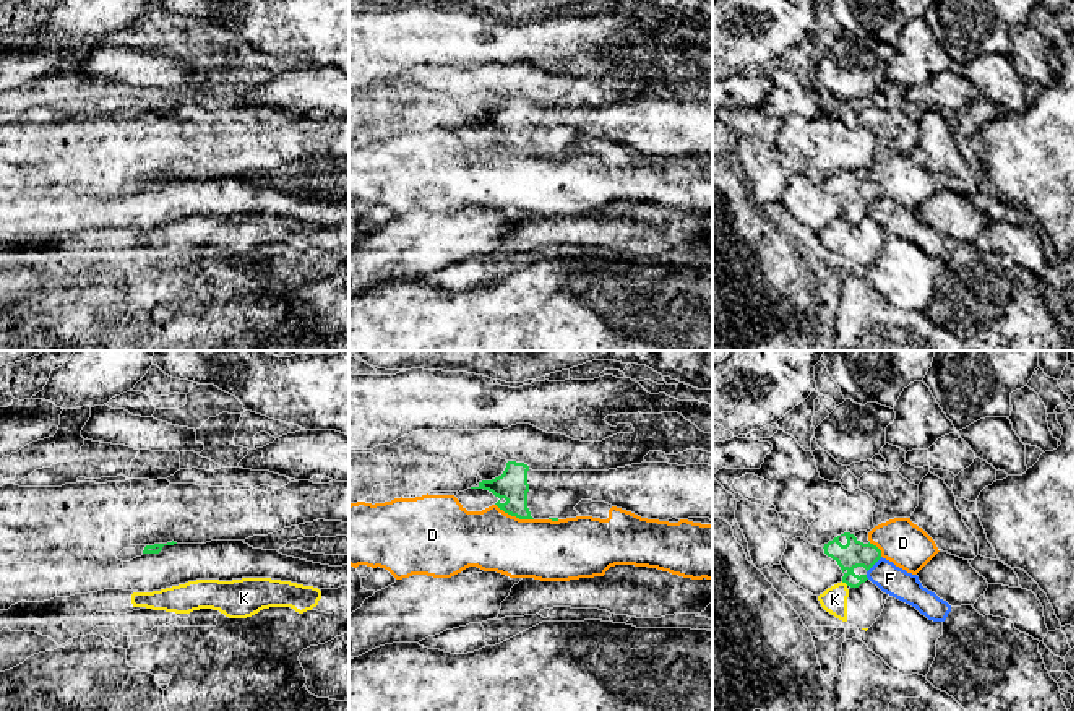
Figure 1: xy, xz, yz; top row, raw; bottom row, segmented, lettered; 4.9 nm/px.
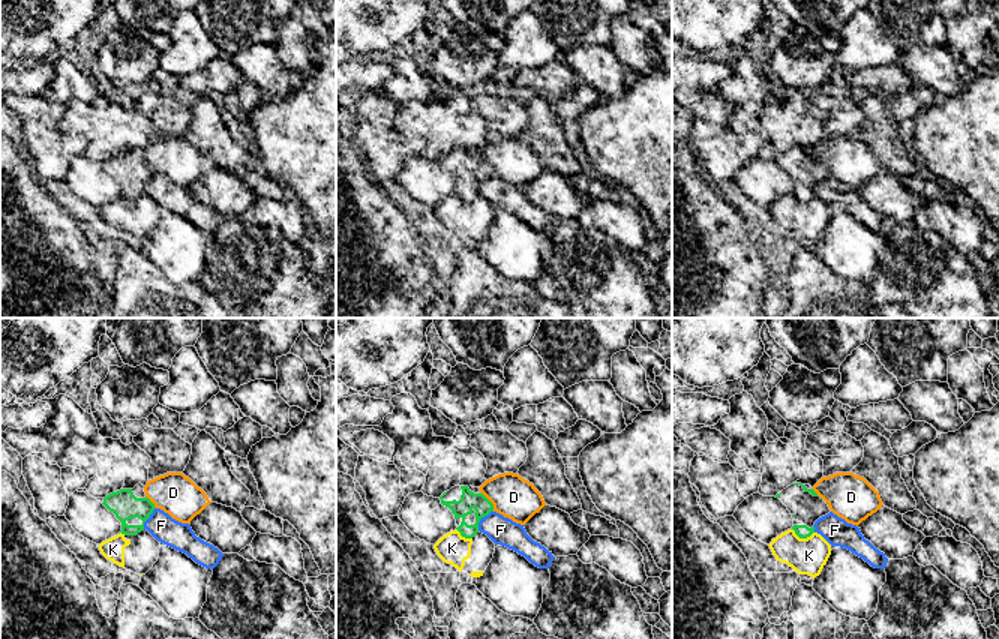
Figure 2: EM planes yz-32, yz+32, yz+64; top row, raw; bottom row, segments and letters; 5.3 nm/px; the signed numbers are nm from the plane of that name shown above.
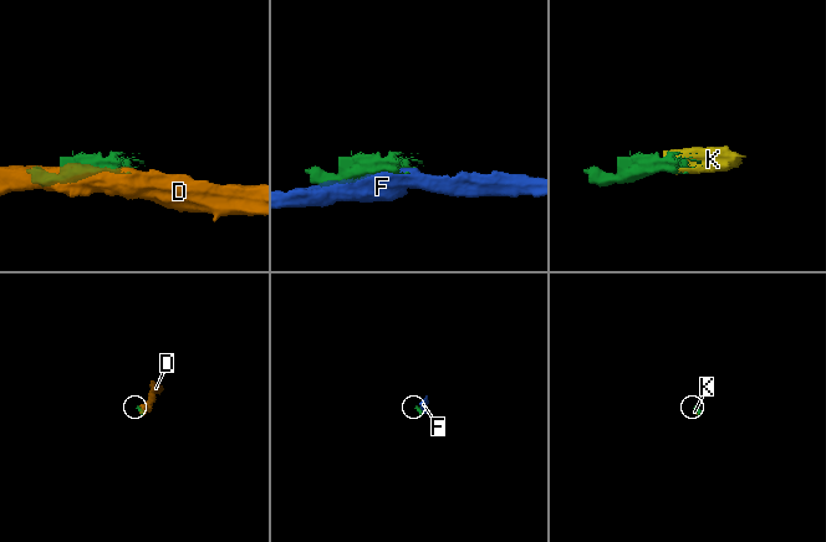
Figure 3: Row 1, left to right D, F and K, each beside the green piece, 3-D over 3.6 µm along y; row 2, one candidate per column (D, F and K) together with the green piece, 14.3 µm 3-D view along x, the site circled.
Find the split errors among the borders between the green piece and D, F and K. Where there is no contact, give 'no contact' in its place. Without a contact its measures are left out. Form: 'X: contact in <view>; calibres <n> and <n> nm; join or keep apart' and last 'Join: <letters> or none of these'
D: contact in xz; calibres 150 and 300 nm; keep apart
F: contact in yz; calibres 130 and 140 nm; keep apart
K: contact in yz; calibres 130 and 130 nm; keep apart
Join: none of these

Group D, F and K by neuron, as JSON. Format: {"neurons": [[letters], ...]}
{"neurons": [["D"], ["F"], ["K"]]}

